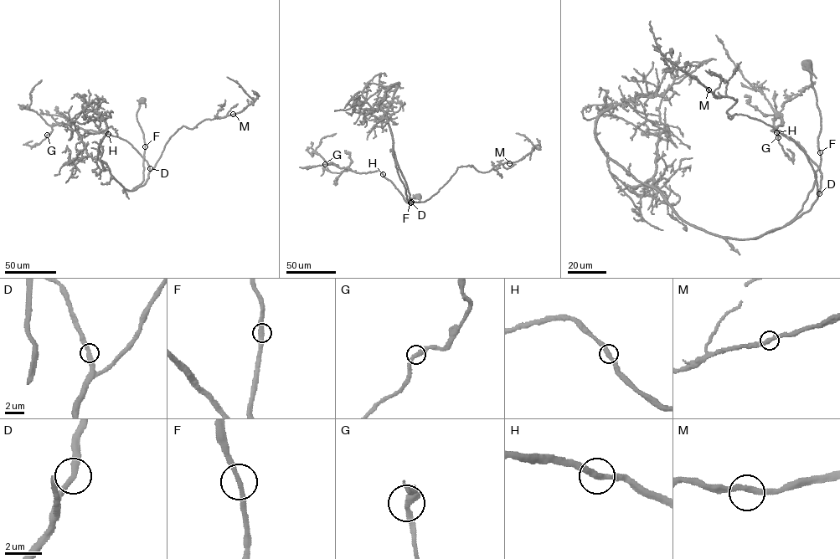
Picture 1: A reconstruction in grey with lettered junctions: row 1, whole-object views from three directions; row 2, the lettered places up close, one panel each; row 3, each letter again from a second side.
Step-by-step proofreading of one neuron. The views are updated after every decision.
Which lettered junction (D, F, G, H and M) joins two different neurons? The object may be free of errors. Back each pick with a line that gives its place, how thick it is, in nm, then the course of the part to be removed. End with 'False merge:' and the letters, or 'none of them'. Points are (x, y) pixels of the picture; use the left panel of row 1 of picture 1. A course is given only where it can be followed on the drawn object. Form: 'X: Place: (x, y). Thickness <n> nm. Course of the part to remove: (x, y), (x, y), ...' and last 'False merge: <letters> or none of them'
False merge: none of them

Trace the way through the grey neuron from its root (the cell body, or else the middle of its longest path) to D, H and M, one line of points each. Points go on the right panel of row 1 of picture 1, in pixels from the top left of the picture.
D: (808, 64), (821, 116), (813, 188), (782, 227), (739, 238), (791, 223), (819, 193)
H: (808, 64), (821, 116), (813, 188), (782, 227), (740, 239), (791, 223), (819, 192), (819, 169), (776, 132)
M: (808, 64), (819, 168), (802, 209), (756, 238), (739, 238), (811, 208), (815, 171), (708, 89)

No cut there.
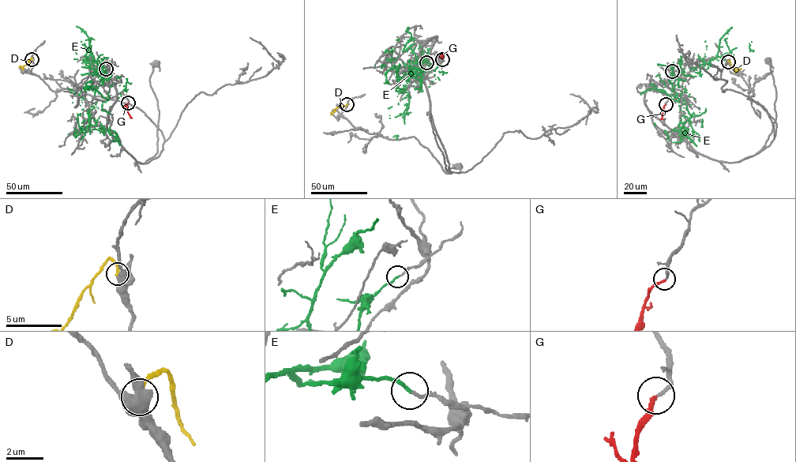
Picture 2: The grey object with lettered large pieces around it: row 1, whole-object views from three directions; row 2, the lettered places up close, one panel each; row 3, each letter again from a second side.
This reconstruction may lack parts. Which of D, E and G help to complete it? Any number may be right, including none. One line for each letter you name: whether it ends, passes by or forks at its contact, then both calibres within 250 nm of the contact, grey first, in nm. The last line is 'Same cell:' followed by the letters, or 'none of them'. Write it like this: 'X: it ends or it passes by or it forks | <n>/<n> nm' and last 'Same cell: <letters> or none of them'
G: it ends | 180/220 nm
Same cell: G

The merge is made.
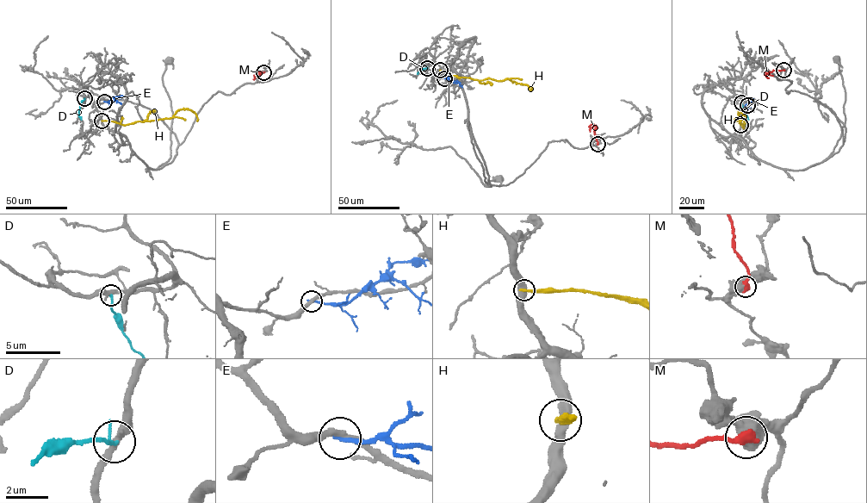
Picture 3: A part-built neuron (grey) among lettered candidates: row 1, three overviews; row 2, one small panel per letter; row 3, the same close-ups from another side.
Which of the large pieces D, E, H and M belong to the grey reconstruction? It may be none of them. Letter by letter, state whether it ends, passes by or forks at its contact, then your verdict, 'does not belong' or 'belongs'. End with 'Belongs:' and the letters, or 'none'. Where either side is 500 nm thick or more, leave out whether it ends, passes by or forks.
D: it ends; does not belong
E: it ends; does not belong
H: it ends; does not belong
M: does not belong
Belongs: none

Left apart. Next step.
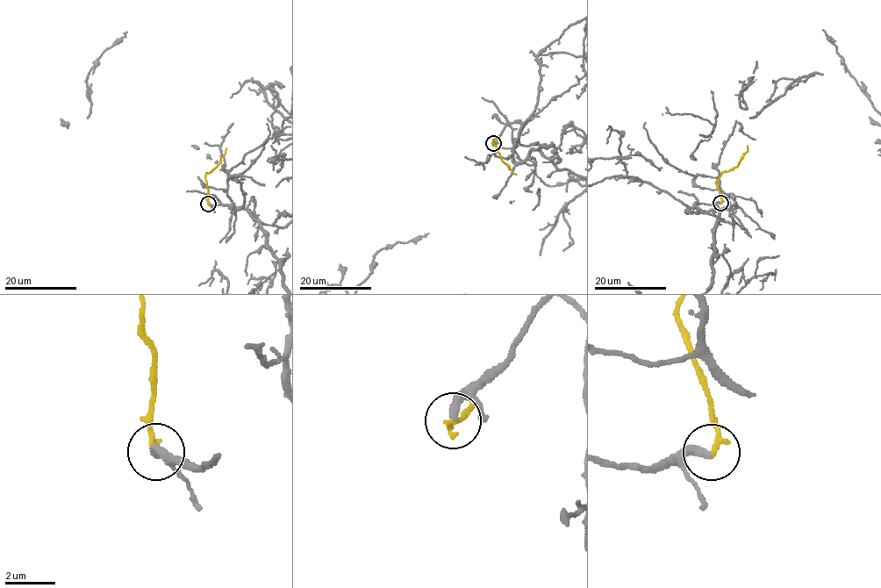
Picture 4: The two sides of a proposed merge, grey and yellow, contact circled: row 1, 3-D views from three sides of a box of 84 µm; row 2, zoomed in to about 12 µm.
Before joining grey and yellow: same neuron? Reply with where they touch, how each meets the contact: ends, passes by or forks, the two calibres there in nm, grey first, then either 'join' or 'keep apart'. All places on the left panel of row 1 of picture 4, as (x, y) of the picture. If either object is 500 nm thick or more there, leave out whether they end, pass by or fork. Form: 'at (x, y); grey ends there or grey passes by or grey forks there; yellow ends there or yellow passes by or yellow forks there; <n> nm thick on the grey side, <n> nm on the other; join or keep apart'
at (208, 204); grey ends there; yellow ends there; 360 nm thick on the grey side, 240 nm on the other; join

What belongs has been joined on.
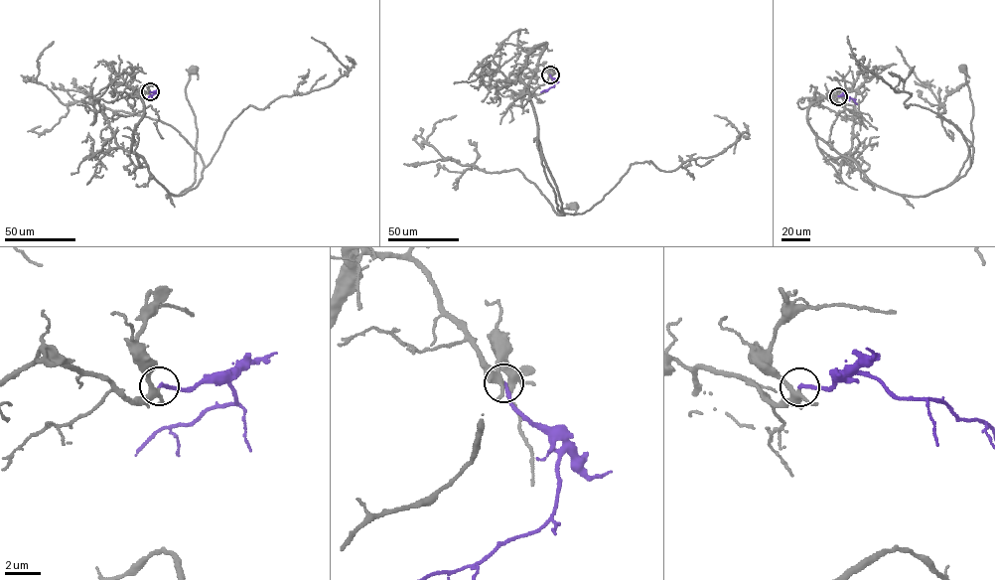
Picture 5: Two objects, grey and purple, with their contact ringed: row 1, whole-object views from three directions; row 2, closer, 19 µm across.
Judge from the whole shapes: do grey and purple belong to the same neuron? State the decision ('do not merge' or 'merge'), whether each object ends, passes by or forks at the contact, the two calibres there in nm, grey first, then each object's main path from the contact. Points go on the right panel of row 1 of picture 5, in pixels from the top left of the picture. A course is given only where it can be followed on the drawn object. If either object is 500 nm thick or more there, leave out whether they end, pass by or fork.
merge | grey forks | purple ends | 280/220 nm | grey via (838, 96), (811, 104), (811, 130), (872, 183), (925, 196), (951, 183), (971, 144), (964, 68) | purple via (838, 96), (849, 97), (857, 103)

